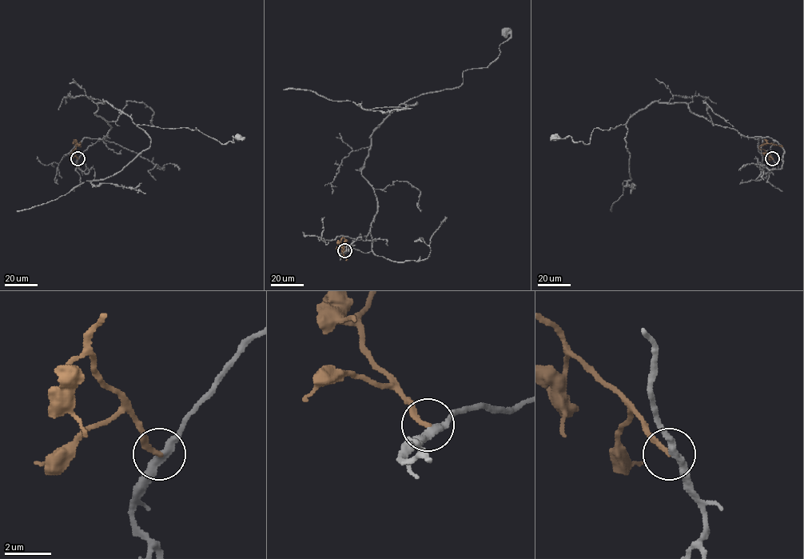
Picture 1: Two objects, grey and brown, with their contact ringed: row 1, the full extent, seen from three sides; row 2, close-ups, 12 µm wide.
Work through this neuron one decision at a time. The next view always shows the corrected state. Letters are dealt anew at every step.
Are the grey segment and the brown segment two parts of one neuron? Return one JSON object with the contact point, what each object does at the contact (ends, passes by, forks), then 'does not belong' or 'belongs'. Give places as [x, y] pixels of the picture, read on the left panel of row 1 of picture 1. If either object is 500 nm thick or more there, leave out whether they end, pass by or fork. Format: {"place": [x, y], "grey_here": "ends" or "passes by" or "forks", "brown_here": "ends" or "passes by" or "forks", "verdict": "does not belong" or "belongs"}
{"place": [77, 158], "grey_here": "passes by", "brown_here": "ends", "verdict": "does not belong"}

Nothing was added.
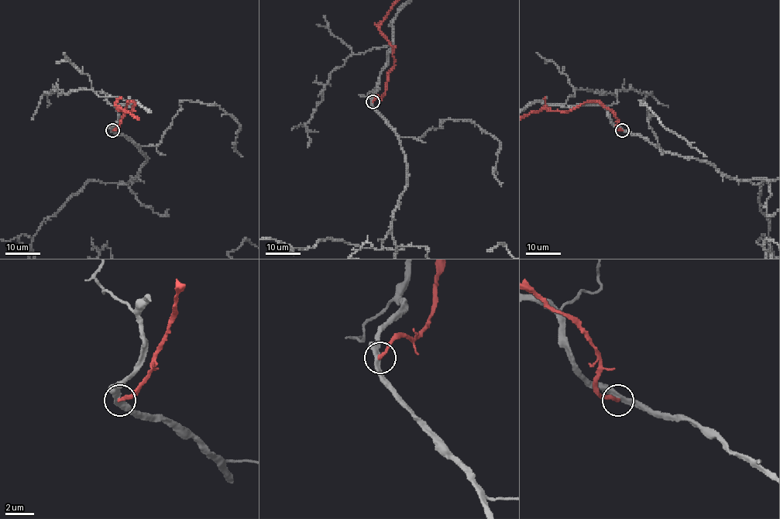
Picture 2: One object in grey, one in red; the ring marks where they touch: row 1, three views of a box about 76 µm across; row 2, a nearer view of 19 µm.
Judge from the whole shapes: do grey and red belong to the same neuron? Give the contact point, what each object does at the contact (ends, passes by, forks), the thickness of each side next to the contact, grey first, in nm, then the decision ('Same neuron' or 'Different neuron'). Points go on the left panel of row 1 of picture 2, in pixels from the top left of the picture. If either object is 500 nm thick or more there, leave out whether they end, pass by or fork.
Place: (112, 130). At the ring grey passes by. At the ring red ends. Thickness 320 nm (grey) against 240 nm. Different neuron

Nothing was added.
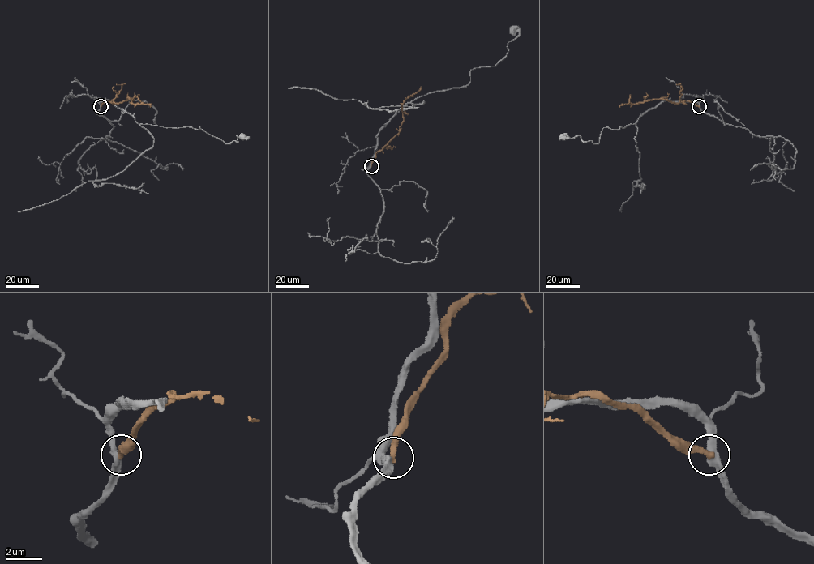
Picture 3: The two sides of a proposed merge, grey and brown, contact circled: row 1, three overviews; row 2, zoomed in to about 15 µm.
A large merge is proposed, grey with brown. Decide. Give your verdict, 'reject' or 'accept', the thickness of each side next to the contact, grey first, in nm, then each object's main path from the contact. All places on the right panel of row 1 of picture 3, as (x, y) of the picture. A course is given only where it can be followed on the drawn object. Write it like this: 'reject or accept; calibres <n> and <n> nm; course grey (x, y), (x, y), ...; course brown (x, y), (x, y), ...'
reject; calibres 380 and 320 nm; course grey (699, 106), (664, 100), (636, 124), (604, 127), (598, 143), (563, 137); course brown (699, 106), (690, 101), (674, 103), (661, 98), (619, 107)

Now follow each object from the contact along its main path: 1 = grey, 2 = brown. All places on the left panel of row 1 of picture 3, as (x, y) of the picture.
1: (100, 106), (109, 100), (139, 124), (199, 127), (225, 143), (237, 142), (237, 135), (242, 137)
2: (100, 106), (104, 101), (120, 103), (130, 98), (131, 103), (148, 104), (150, 107)

